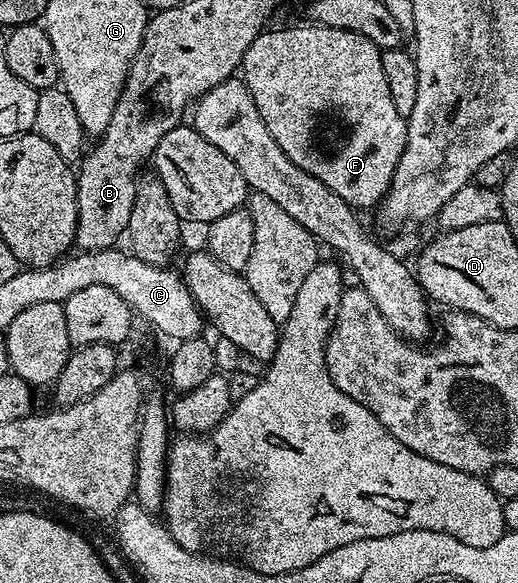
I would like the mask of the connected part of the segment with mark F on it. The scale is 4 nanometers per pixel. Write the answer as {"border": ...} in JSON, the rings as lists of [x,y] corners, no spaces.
{"border":[[[305,24],[291,29],[270,27],[262,32],[244,55],[241,76],[256,103],[256,111],[260,111],[260,119],[264,119],[272,139],[280,143],[284,155],[288,155],[296,167],[320,179],[324,187],[336,191],[336,195],[355,210],[373,210],[390,190],[396,165],[404,155],[407,118],[402,117],[392,103],[392,94],[384,79],[382,50],[364,39],[364,35]]]}

